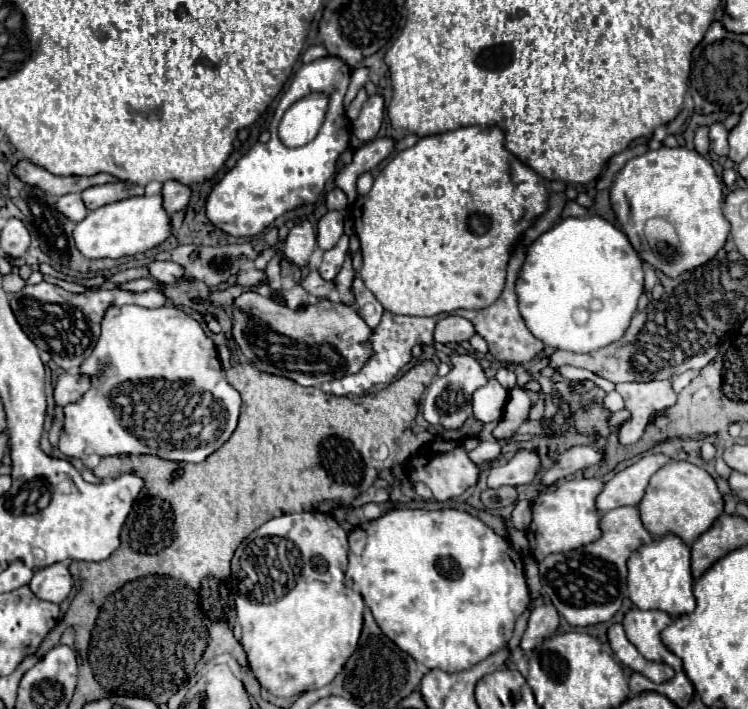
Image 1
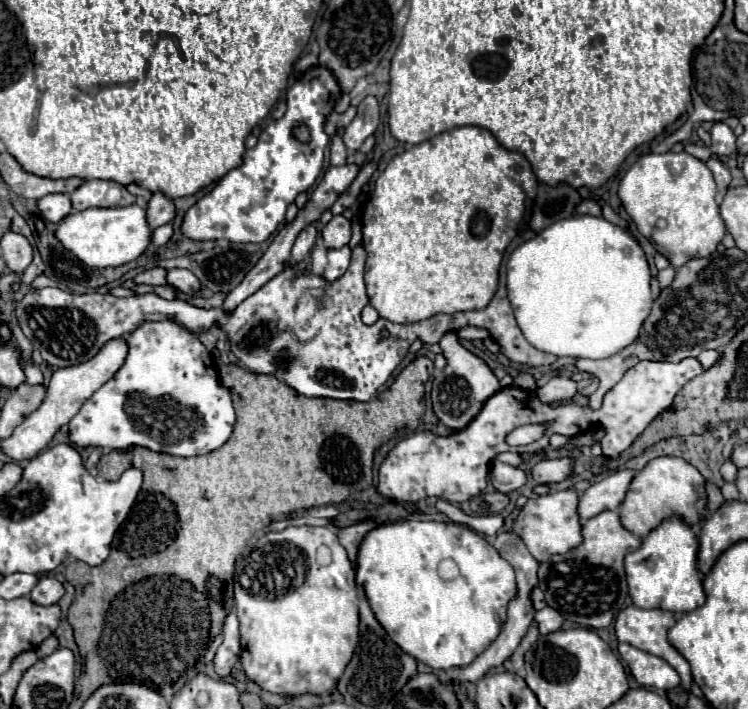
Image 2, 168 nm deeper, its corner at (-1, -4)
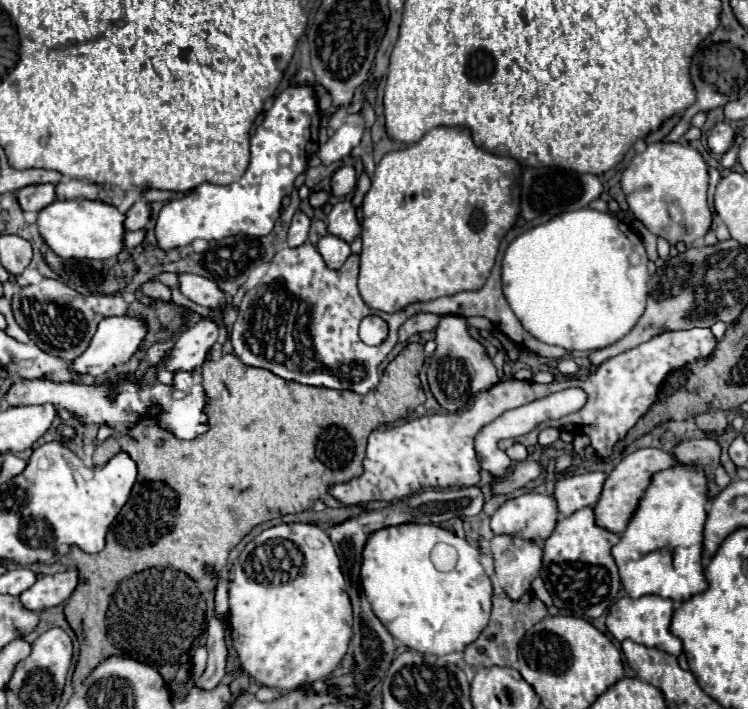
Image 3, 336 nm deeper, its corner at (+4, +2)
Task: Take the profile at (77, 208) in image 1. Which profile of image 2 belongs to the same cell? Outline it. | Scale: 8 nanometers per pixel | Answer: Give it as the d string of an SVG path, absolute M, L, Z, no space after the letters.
M53 194L53 196L45 196L37 202L39 210L43 212L43 216L53 222L53 224L61 224L73 210L71 206L71 198L67 194Z

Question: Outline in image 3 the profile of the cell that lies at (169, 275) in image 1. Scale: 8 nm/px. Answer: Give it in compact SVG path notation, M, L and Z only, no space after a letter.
M180 274L180 292L188 296L192 302L212 310L222 310L228 302L226 294L218 288L214 280L194 274Z

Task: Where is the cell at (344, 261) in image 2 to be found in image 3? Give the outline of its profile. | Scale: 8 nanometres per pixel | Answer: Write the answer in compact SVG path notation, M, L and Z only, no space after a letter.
M326 234L320 242L318 242L318 252L322 254L324 262L328 268L340 268L346 258L350 256L350 246L348 242L344 242L342 238L334 236L334 234Z

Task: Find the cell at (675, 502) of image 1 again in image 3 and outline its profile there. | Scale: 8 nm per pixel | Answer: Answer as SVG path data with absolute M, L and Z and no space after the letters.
M640 448L632 454L628 454L626 458L622 458L620 464L606 476L602 494L600 494L600 498L594 506L596 526L600 526L604 530L610 530L610 532L616 532L616 534L622 534L624 528L628 526L628 520L634 514L640 498L644 496L644 490L648 488L650 476L656 470L664 470L664 468L674 466L674 464L676 464L676 460L668 452L658 450L658 448Z

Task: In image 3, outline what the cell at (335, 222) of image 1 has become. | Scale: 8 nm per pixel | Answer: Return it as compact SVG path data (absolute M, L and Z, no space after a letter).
M348 198L332 206L326 222L328 222L328 232L346 240L348 244L352 244L354 238L360 234L360 222L356 218L356 208L352 206Z

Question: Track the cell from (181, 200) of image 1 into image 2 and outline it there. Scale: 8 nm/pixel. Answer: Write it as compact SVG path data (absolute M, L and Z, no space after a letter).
M153 192L147 206L147 220L151 228L159 228L175 218L175 204L161 192Z

